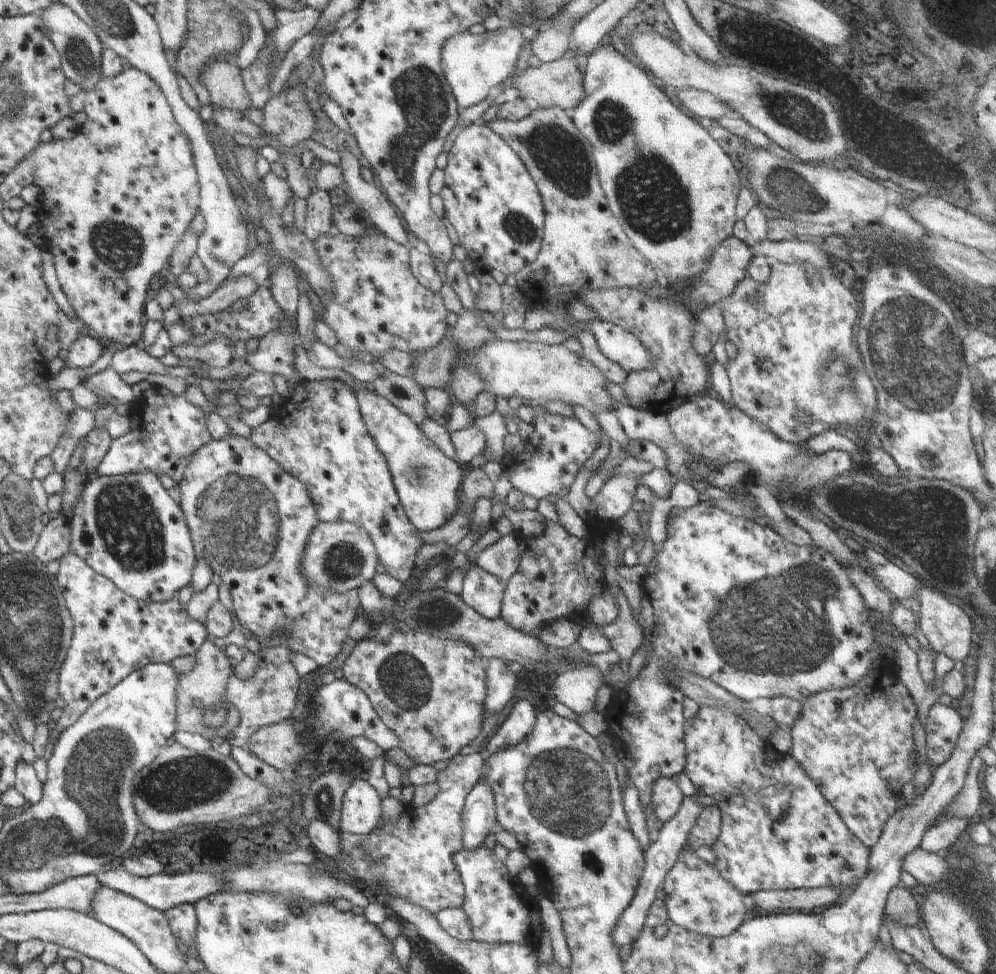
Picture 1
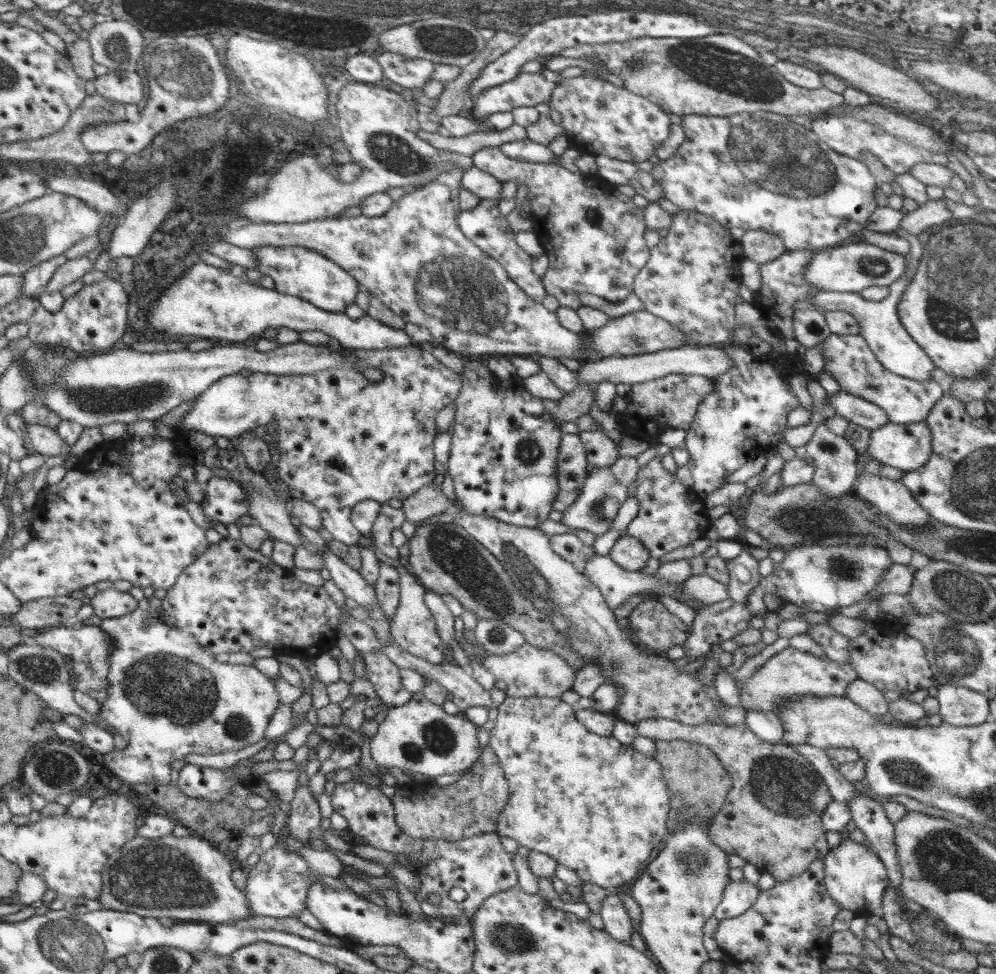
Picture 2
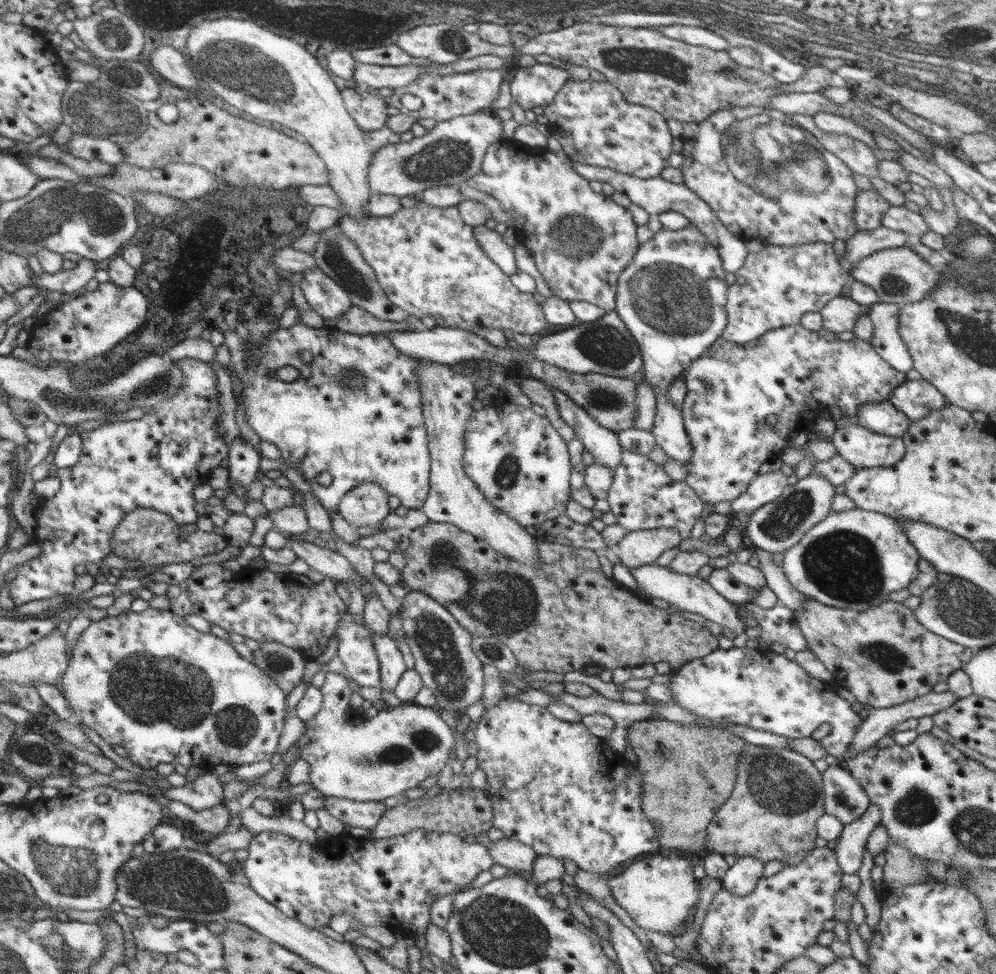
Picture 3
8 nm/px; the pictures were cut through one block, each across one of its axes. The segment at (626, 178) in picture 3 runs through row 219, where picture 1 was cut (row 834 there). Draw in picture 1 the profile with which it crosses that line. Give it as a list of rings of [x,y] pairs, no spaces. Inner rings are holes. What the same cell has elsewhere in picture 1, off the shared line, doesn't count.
[[[716,804],[706,806],[696,818],[696,824],[692,825],[687,836],[686,845],[698,849],[700,846],[712,846],[722,830],[722,812]]]

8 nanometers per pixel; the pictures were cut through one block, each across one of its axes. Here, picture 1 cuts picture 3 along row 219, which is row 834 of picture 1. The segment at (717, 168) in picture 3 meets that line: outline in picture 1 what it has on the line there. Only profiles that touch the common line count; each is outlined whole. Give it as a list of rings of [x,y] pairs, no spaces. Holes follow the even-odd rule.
[[[700,705],[698,713],[691,719],[686,719],[683,724],[684,731],[684,744],[686,745],[686,766],[684,772],[686,776],[694,782],[697,792],[706,794],[706,796],[712,796],[718,810],[722,812],[722,830],[720,836],[716,839],[716,842],[712,844],[712,852],[716,854],[716,870],[720,870],[720,876],[732,884],[736,890],[740,890],[742,894],[749,895],[760,891],[792,891],[796,889],[808,889],[808,888],[824,888],[824,886],[832,886],[836,890],[844,890],[848,886],[854,886],[858,884],[866,874],[868,874],[870,850],[867,846],[864,846],[863,842],[860,842],[848,827],[844,824],[844,821],[838,816],[838,813],[832,804],[828,802],[827,798],[824,798],[818,790],[818,786],[808,778],[808,774],[804,774],[802,766],[792,758],[789,754],[780,754],[774,750],[774,747],[762,738],[758,737],[758,734],[750,727],[742,716],[738,716],[728,710],[728,708],[722,708],[718,706],[710,707],[706,705]]]

